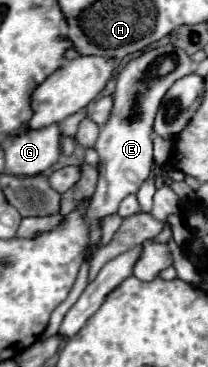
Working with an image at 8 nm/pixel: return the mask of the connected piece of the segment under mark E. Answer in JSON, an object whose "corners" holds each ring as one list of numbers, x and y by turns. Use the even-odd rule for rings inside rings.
{"corners":[[168,44,162,48,152,48,142,56,130,60,126,68,116,78,114,92,114,110,106,126,102,126,98,140,94,144,100,156,100,178,96,192,92,196,92,204,88,210,88,218,92,222,90,236,92,244,100,242,100,224,98,220,118,212,118,204,150,178,152,168,152,118,166,94,166,90,180,78,192,74,192,58,184,50]]}

